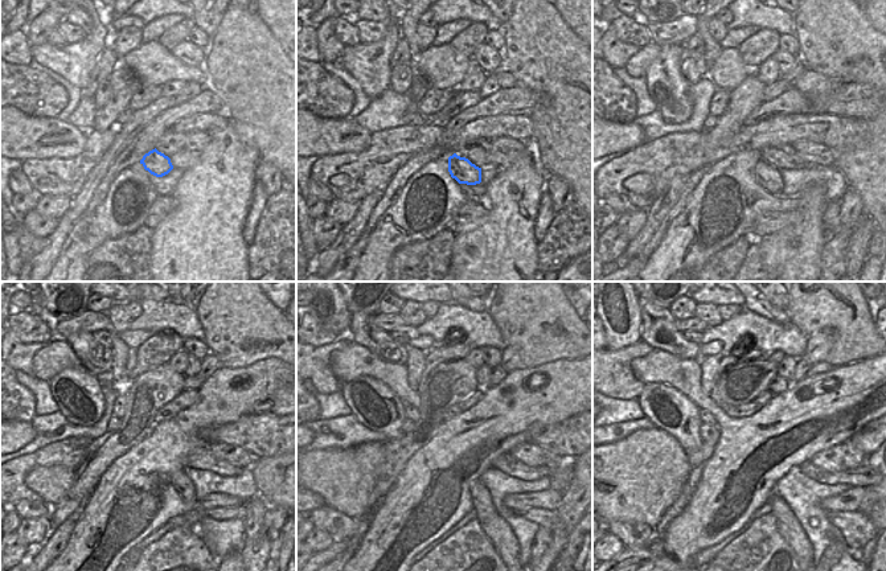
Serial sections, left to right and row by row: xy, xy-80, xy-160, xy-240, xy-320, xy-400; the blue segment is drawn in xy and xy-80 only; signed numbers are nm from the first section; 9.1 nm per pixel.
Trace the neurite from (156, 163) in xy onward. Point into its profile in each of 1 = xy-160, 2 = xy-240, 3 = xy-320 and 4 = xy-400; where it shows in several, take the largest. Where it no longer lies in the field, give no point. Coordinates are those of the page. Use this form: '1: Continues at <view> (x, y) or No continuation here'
1: Continues at xy-160 (770, 179)
2: Continues at xy-240 (181, 483)
3: Continues at xy-320 (493, 525)
4: Continues at xy-400 (788, 526)

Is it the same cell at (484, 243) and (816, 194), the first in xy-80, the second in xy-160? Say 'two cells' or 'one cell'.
one cell

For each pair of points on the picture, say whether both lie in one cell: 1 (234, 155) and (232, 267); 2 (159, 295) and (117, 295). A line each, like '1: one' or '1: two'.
1: one
2: one

